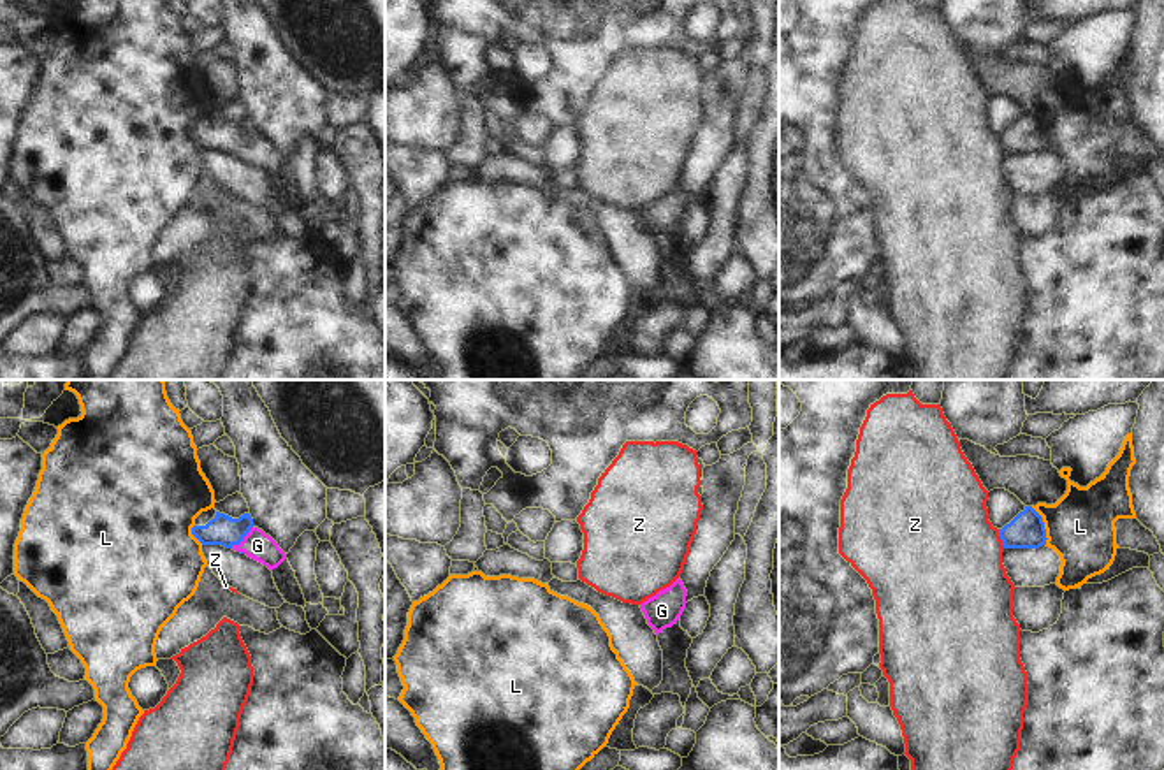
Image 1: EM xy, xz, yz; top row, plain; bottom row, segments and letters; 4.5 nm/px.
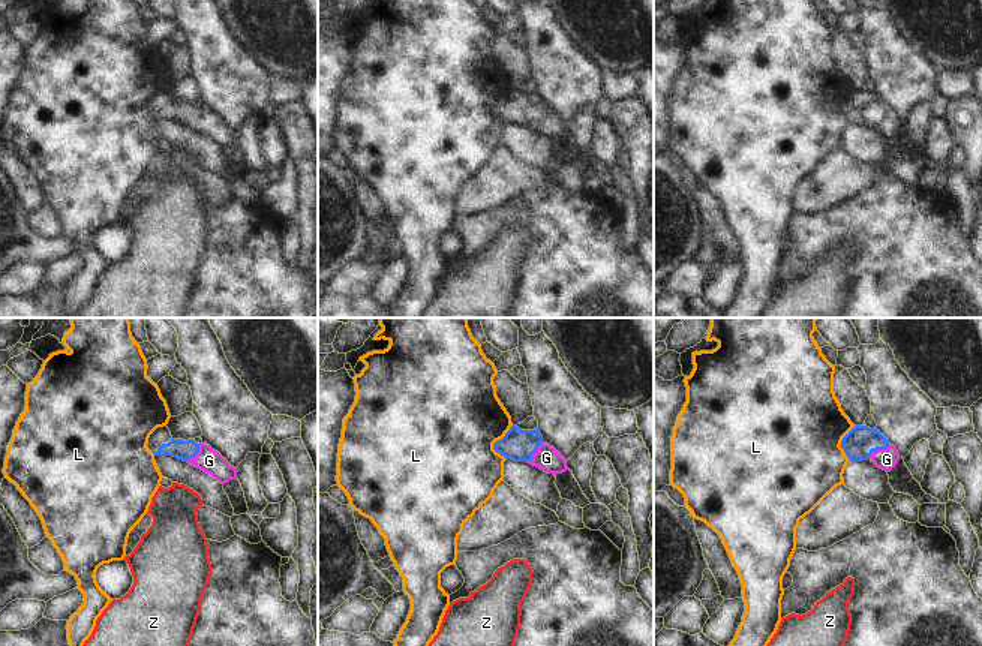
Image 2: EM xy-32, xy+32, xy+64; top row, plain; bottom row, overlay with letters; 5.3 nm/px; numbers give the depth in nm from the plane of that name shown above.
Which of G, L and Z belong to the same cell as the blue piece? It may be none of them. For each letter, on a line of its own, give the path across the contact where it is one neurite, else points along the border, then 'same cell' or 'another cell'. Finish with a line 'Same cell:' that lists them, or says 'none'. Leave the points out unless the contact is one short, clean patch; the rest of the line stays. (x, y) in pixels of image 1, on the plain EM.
G: runs through xy (222, 136), (243, 145), (257, 152); same cell
L: border along yz (1031, 113), (1041, 123), (1047, 150); another cell
Z: border along yz (997, 136), (1004, 153); another cell
Same cell: G

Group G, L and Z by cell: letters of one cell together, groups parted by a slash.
G / L / Z

